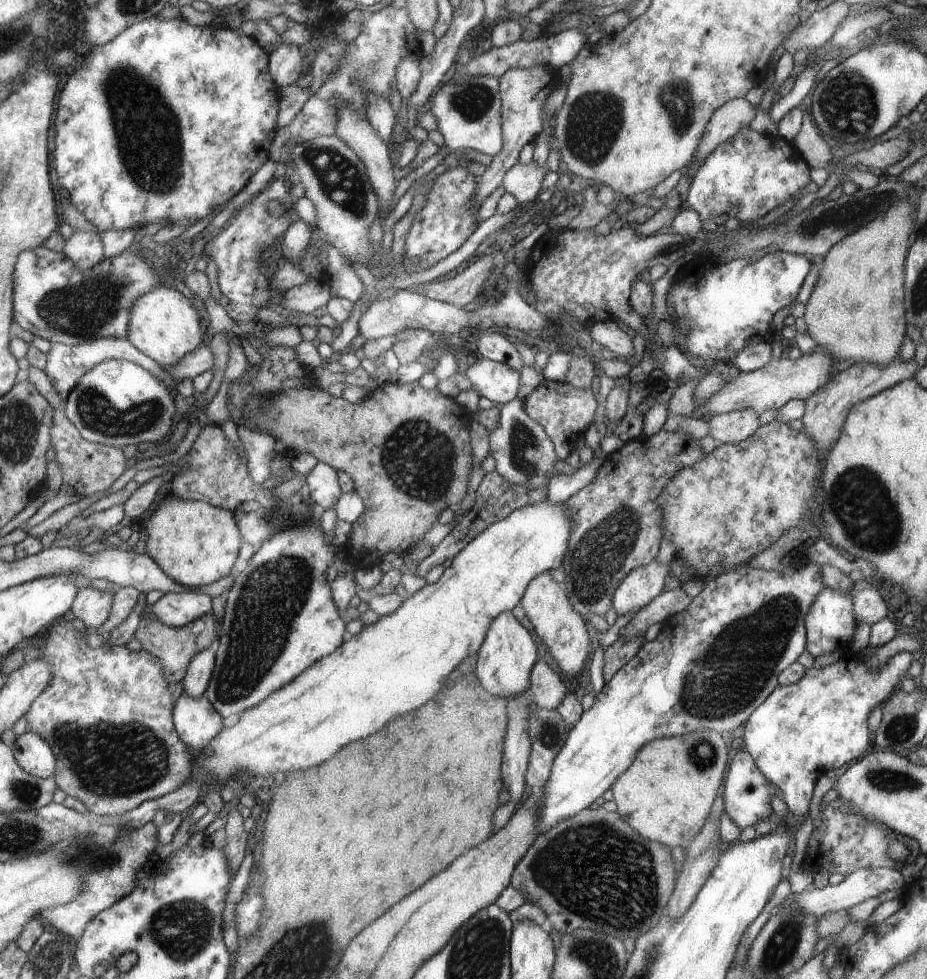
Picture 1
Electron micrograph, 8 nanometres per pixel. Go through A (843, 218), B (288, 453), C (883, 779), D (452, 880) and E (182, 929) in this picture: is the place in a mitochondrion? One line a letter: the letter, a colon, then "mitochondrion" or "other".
A: mitochondrion
B: other
C: mitochondrion
D: other
E: mitochondrion

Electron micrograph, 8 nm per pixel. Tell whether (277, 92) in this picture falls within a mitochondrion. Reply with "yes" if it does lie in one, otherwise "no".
no

